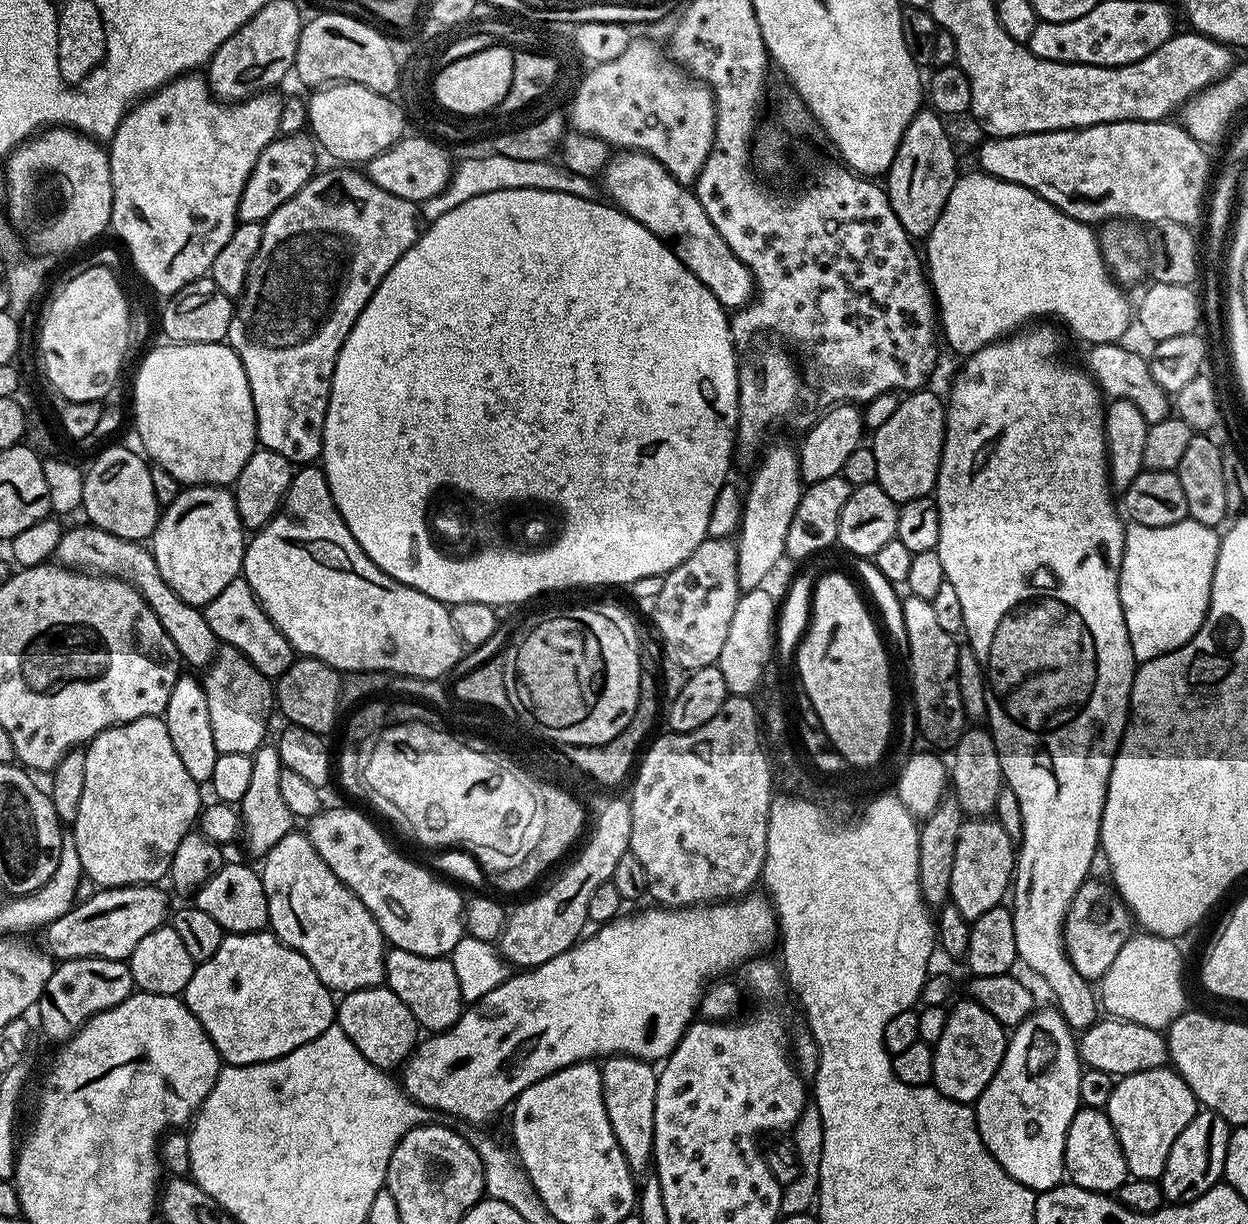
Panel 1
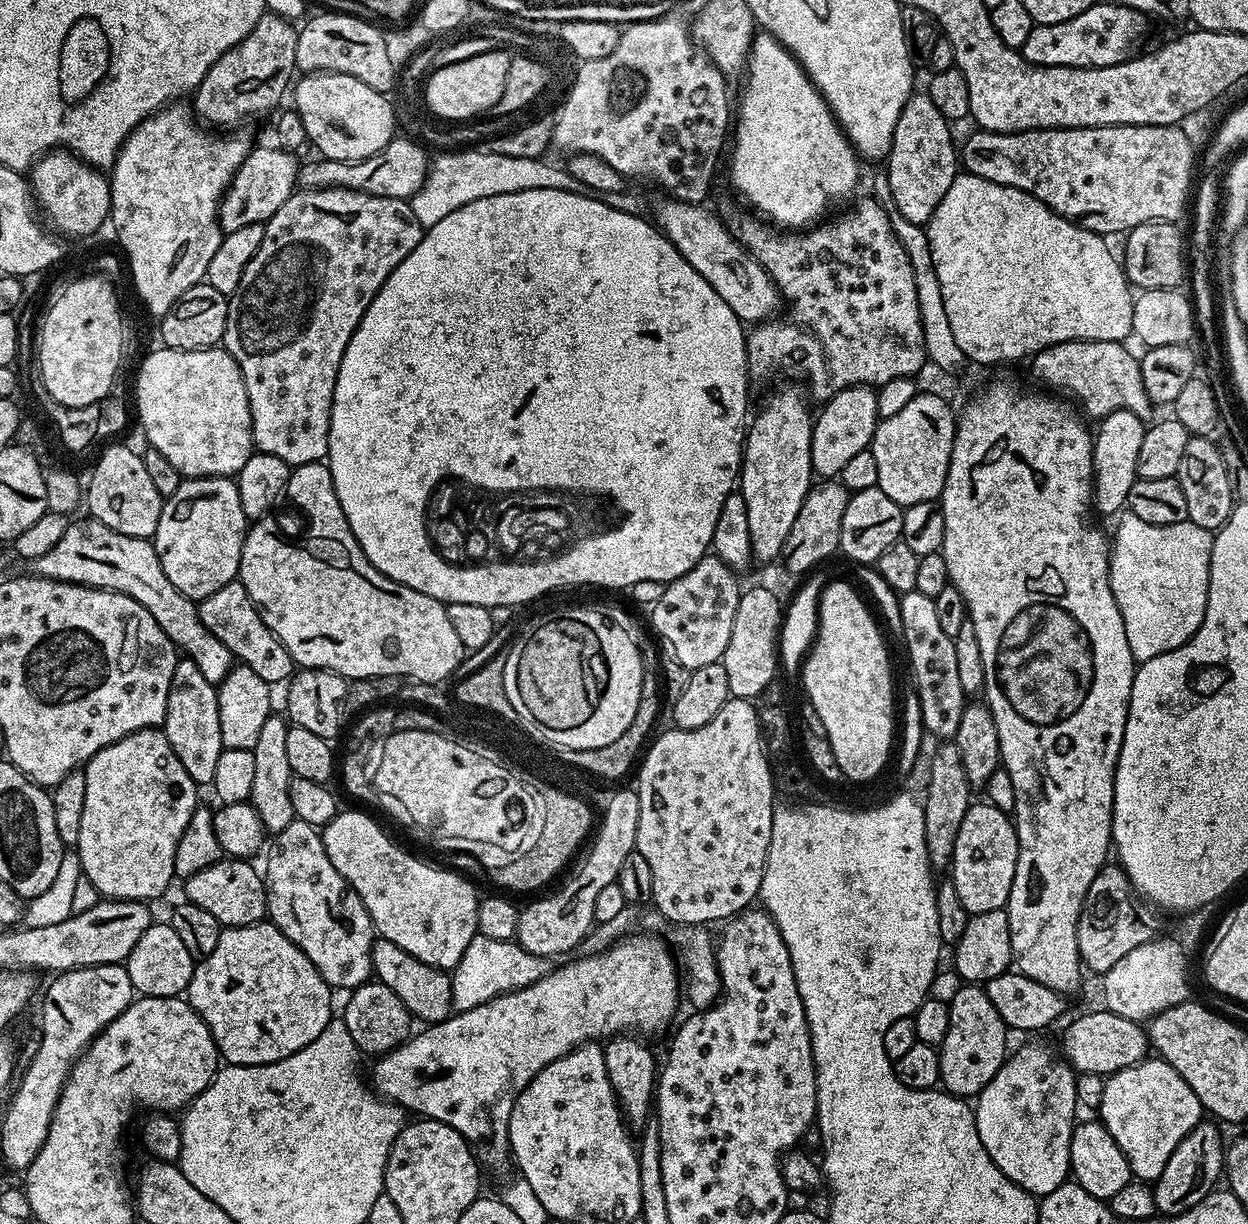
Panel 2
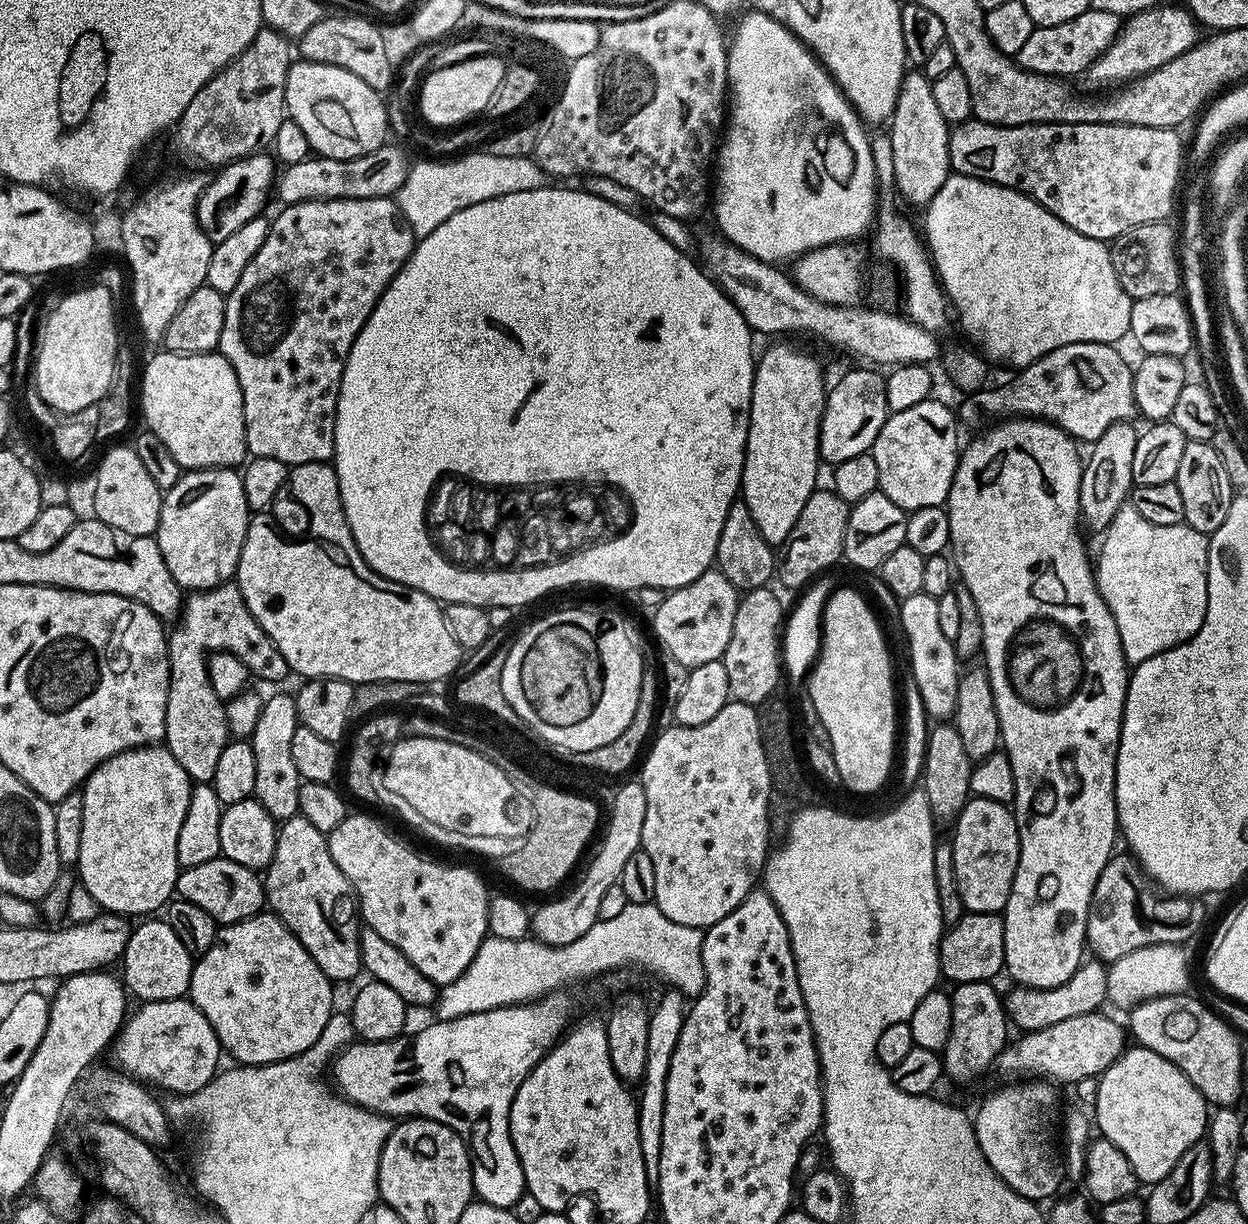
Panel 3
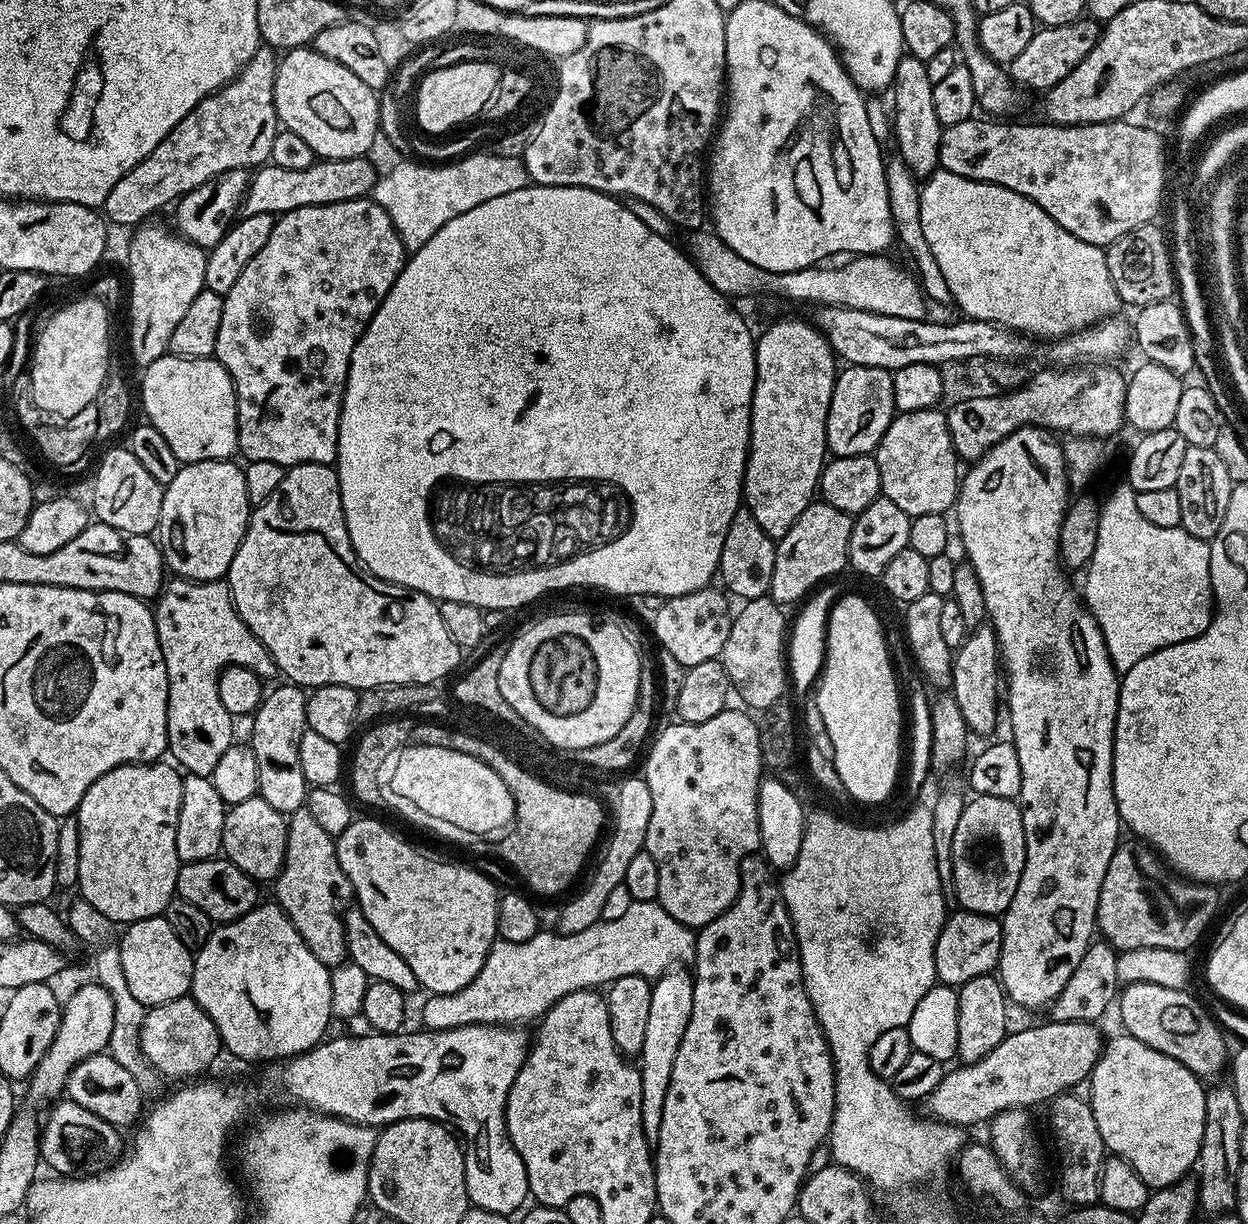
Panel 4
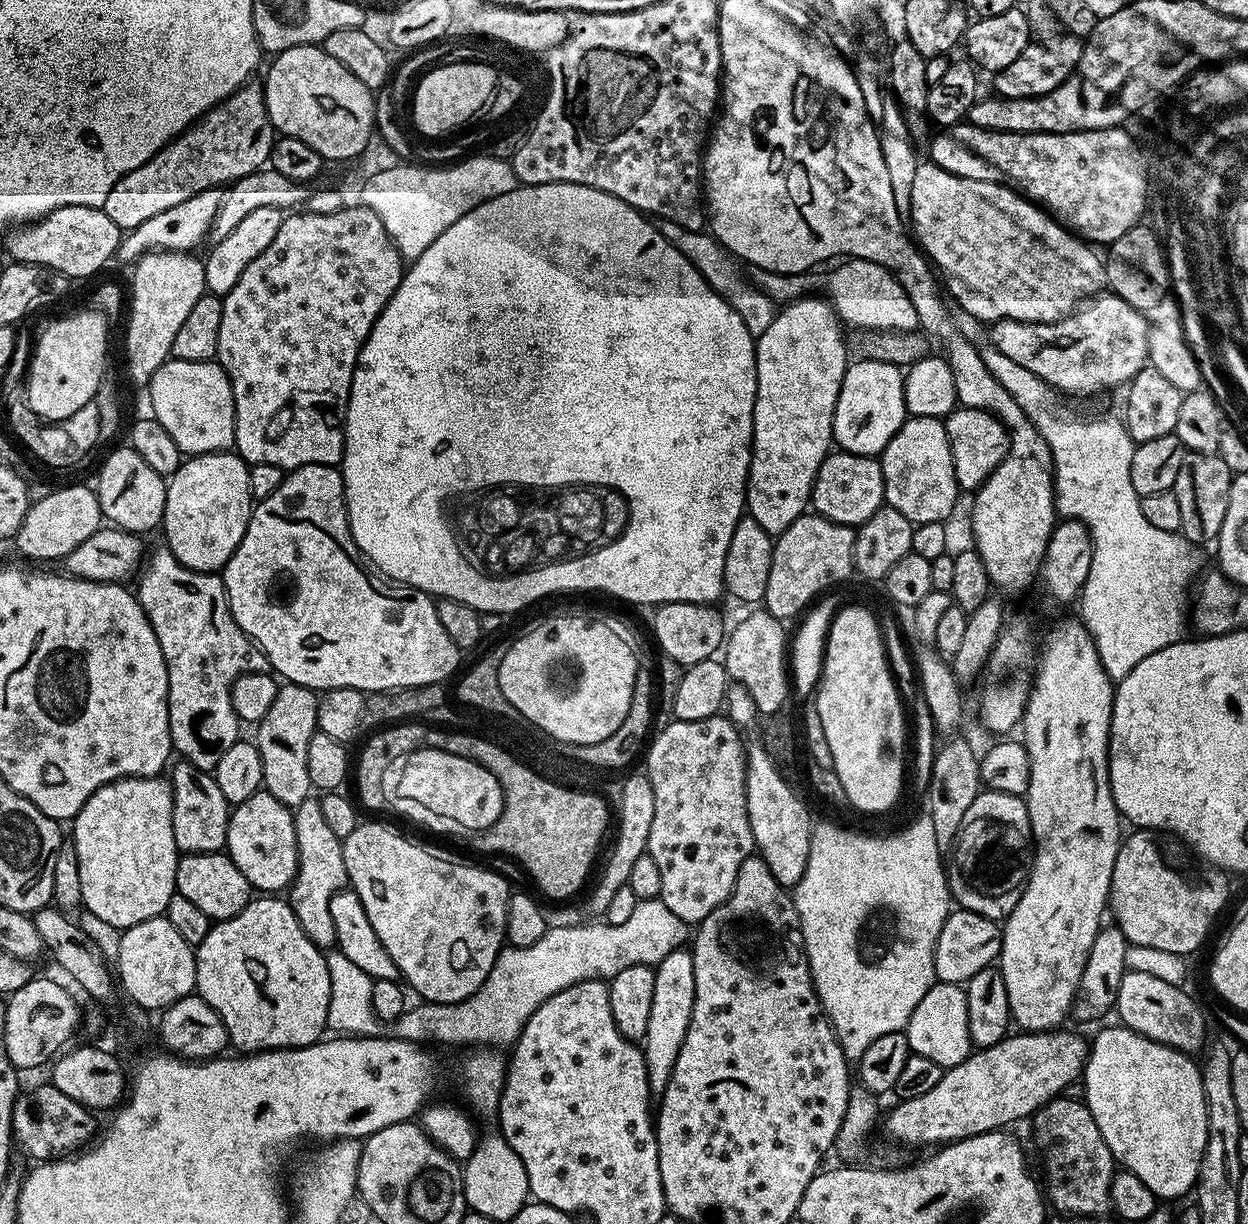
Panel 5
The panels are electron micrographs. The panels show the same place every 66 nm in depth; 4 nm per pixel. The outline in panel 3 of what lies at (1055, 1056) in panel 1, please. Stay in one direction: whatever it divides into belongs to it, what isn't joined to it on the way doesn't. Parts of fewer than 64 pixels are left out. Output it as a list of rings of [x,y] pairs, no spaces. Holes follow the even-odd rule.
[[[1039,1078],[1029,1079],[1027,1082],[1012,1082],[1009,1088],[1000,1088],[992,1092],[984,1100],[984,1105],[974,1112],[974,1123],[976,1125],[976,1137],[978,1146],[990,1162],[990,1166],[1022,1198],[1037,1202],[1051,1201],[1057,1195],[1060,1183],[1065,1183],[1066,1173],[1062,1163],[1058,1144],[1052,1141],[1052,1127],[1057,1127],[1056,1111],[1060,1108],[1060,1096],[1055,1083],[1041,1080]]]

